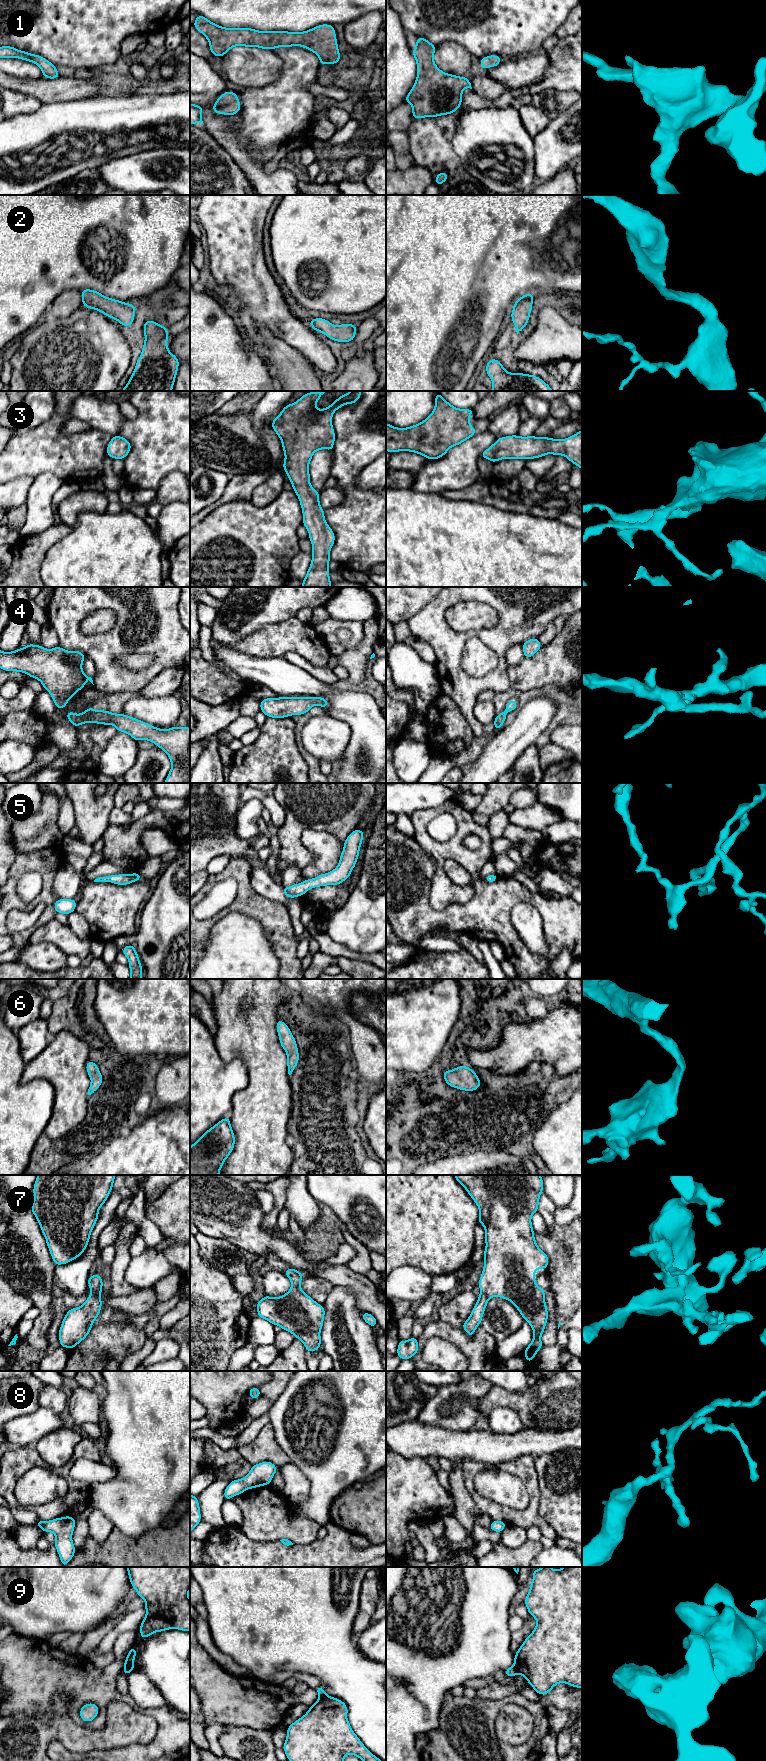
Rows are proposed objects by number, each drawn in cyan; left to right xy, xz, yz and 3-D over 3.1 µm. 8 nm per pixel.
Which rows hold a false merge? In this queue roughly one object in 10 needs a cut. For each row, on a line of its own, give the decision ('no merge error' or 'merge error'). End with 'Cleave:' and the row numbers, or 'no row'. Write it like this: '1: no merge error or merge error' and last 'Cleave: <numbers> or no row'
1: no merge error
2: no merge error
3: no merge error
4: no merge error
5: no merge error
6: no merge error
7: no merge error
8: no merge error
9: merge error
Cleave: 9

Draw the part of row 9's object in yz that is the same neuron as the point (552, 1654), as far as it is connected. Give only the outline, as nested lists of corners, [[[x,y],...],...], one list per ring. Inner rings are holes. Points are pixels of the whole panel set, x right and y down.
[[[542,1567],[540,1569],[534,1569],[532,1572],[533,1581],[530,1583],[530,1590],[524,1603],[529,1615],[536,1619],[537,1625],[532,1633],[524,1640],[514,1656],[513,1666],[516,1674],[522,1675],[539,1695],[548,1694],[553,1687],[559,1683],[566,1683],[571,1687],[582,1688],[582,1567],[563,1567],[561,1570],[555,1570],[551,1567]]]

